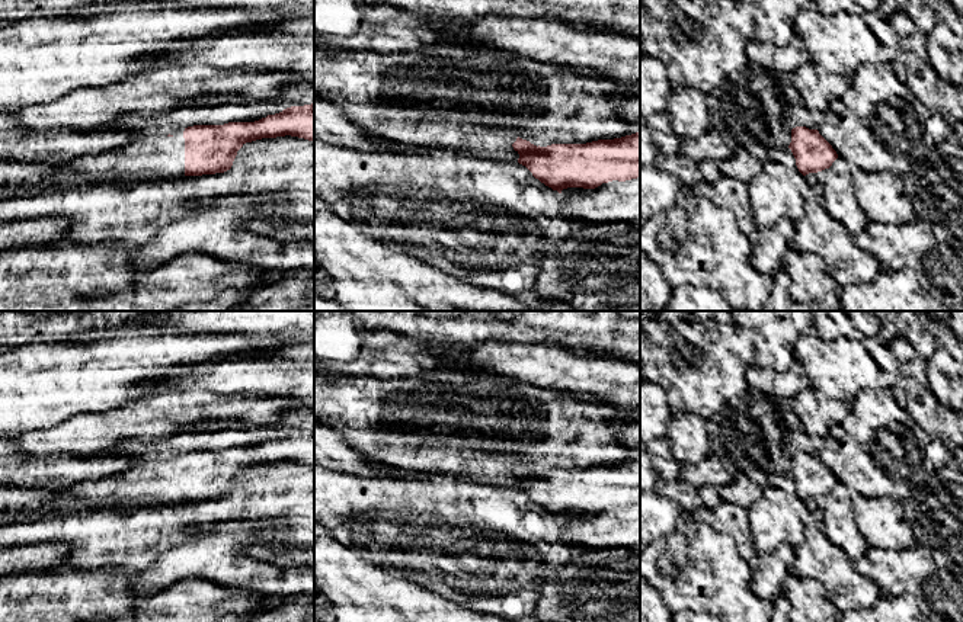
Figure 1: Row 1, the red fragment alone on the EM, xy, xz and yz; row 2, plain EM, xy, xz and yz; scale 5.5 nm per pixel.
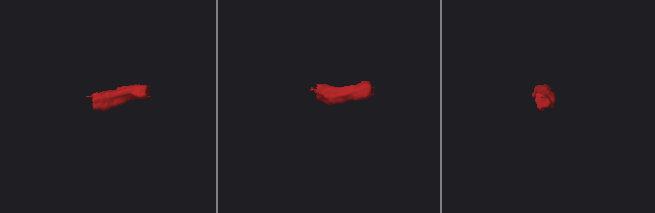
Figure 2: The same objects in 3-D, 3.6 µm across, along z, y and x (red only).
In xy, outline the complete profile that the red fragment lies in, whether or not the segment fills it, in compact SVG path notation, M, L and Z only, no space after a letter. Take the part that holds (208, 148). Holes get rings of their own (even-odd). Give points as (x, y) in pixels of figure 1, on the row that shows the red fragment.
M314 103L291 106L279 113L268 115L266 118L255 122L193 125L169 135L138 137L125 147L96 156L74 158L63 167L83 179L83 185L80 187L84 187L90 183L99 183L106 176L132 173L154 174L160 179L215 174L231 169L237 151L246 142L285 135L314 141Z

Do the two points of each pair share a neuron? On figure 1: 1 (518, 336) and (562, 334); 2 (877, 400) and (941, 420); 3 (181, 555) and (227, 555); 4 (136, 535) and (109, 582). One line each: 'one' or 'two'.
1: one
2: two
3: one
4: two

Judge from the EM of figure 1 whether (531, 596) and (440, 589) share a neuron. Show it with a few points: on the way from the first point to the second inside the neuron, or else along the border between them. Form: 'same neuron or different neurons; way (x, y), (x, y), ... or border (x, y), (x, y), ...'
same neuron; way (508, 603), (479, 603), (463, 599)

